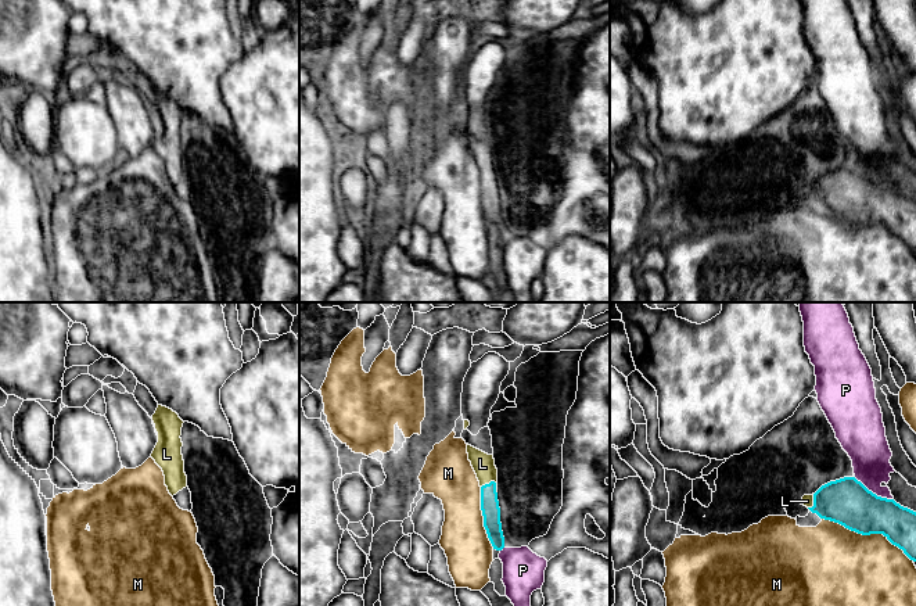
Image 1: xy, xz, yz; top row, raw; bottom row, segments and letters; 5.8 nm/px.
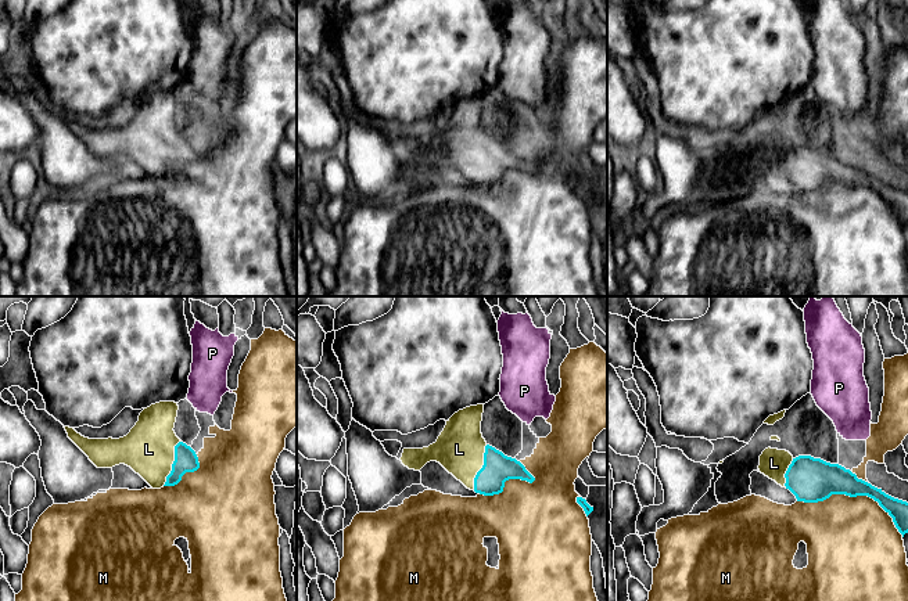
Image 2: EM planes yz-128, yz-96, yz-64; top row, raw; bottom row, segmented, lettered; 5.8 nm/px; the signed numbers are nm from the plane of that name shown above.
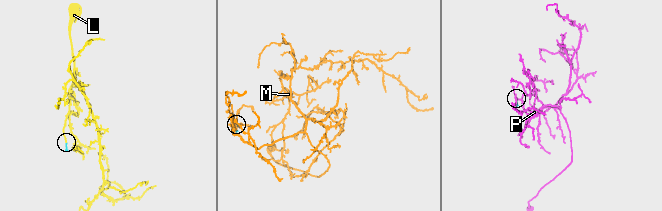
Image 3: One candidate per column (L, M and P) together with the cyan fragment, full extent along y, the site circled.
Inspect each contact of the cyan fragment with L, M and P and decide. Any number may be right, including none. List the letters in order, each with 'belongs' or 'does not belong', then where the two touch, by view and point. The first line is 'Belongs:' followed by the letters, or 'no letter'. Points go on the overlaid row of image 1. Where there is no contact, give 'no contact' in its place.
Belongs: L
L: belongs | xz (494, 481)
M: does not belong | yz (868, 534)
P: does not belong | yz (872, 492)

